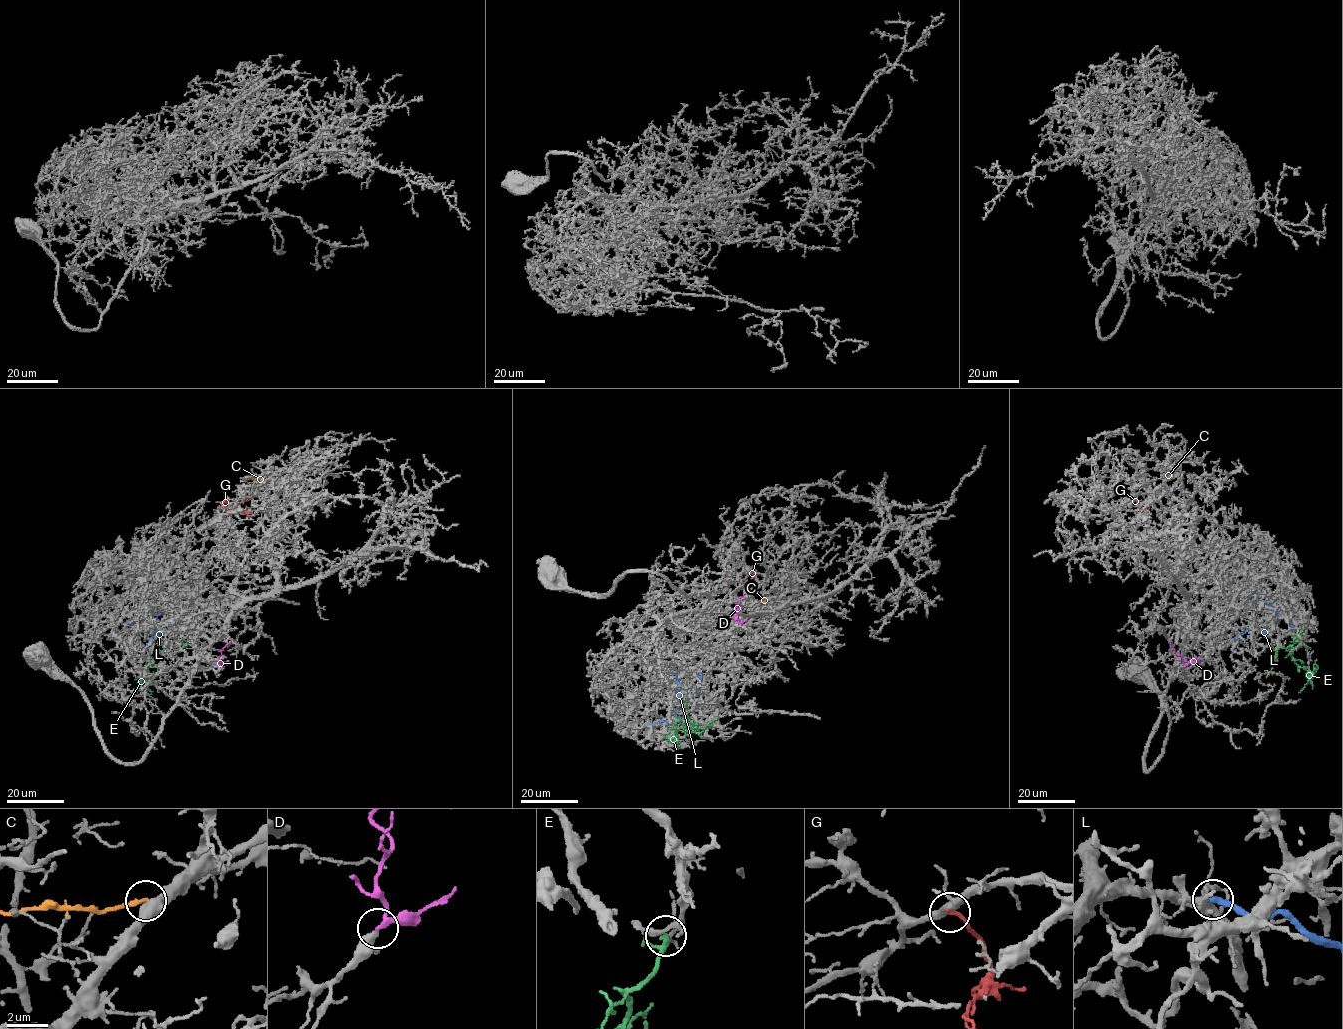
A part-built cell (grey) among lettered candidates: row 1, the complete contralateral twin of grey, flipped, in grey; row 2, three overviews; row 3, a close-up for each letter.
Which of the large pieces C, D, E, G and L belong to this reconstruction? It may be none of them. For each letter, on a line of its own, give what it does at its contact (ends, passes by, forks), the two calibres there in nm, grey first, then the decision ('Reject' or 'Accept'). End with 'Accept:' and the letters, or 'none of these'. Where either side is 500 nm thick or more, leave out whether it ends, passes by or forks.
C: Thickness 550 nm (grey) against 200 nm. Reject
D: It passes by. Thickness 280 nm (grey) against 190 nm. Accept
E: It passes by. Thickness 280 nm (grey) against 240 nm. Reject
G: It ends there. Thickness 380 nm (grey) against 190 nm. Accept
L: It ends there. Thickness 320 nm (grey) against 340 nm. Reject
Accept: D, G

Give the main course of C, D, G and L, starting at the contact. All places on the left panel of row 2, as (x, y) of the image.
C: (285, 479), (246, 477)
D: (217, 662), (222, 649), (231, 642)
G: (249, 497), (235, 507), (223, 508), (222, 504), (228, 502)
L: (184, 592), (157, 615), (155, 625), (158, 634), (157, 631), (143, 650)

